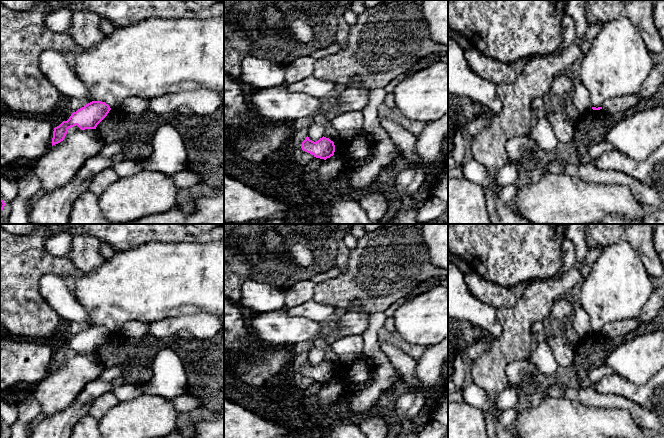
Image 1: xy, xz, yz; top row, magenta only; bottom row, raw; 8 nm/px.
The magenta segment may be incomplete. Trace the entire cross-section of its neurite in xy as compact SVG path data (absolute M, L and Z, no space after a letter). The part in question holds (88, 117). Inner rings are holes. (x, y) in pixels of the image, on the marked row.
M92 101L73 112L67 121L63 121L54 128L52 146L63 141L68 129L76 125L81 130L96 129L97 125L107 116L110 110L110 106L105 102Z

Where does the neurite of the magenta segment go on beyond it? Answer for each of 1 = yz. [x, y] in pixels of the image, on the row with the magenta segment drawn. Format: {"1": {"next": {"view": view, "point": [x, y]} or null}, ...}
{"1": {"next": null}}

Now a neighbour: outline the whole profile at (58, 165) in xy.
M77 125L68 129L63 141L51 145L50 148L37 160L33 172L41 181L41 189L47 193L65 186L82 168L85 161L96 156L104 143L96 129L81 130Z

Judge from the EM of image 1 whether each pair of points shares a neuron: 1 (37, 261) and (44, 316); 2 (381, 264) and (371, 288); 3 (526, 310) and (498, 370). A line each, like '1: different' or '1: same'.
1: same
2: same
3: same

